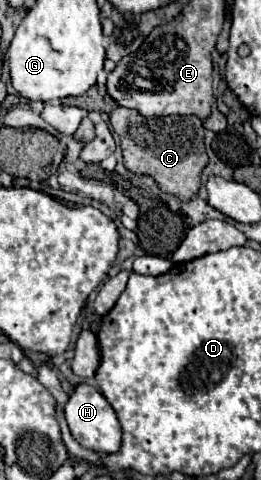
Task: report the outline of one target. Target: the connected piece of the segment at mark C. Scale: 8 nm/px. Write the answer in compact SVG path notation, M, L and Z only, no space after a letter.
M117 106L111 112L111 126L121 138L123 164L133 174L151 176L161 192L173 194L179 200L191 200L201 186L201 172L207 166L207 154L203 146L203 122L197 116L177 118L145 118L135 110Z

